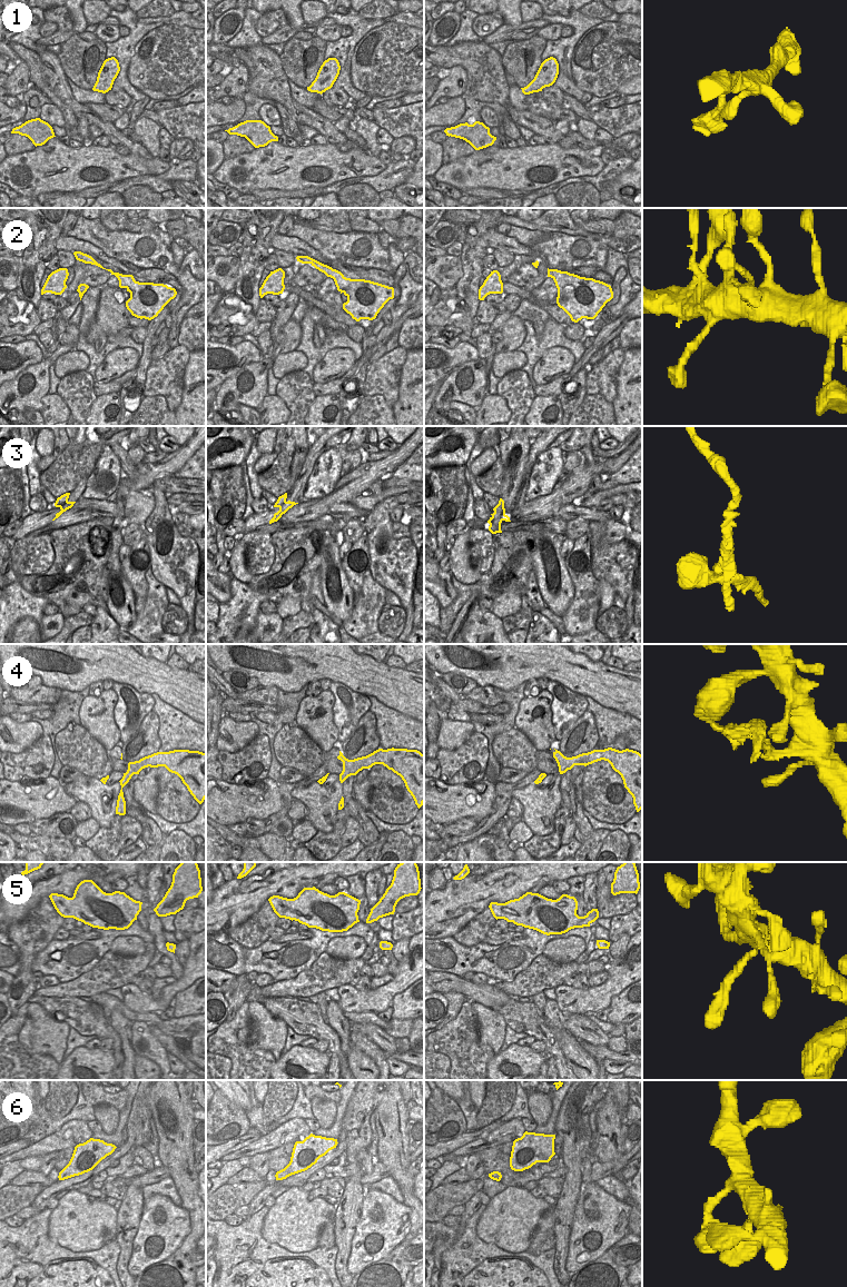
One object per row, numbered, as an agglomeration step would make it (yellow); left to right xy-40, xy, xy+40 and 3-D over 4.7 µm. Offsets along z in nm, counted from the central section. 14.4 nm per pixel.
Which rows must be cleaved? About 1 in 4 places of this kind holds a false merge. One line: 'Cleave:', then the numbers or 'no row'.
Cleave: 4

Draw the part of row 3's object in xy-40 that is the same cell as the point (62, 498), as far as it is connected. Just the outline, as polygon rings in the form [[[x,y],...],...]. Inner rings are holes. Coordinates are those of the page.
[[[66,493],[66,494],[63,494],[63,495],[61,495],[60,497],[57,498],[55,506],[59,507],[61,511],[56,514],[56,517],[52,521],[58,518],[67,509],[71,508],[73,506],[73,504],[76,503],[76,502],[69,502],[68,501],[69,495],[70,495],[70,493]]]

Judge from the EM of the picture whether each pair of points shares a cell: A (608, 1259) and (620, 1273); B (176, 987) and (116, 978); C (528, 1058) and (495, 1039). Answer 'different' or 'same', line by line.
A: same
B: different
C: different

